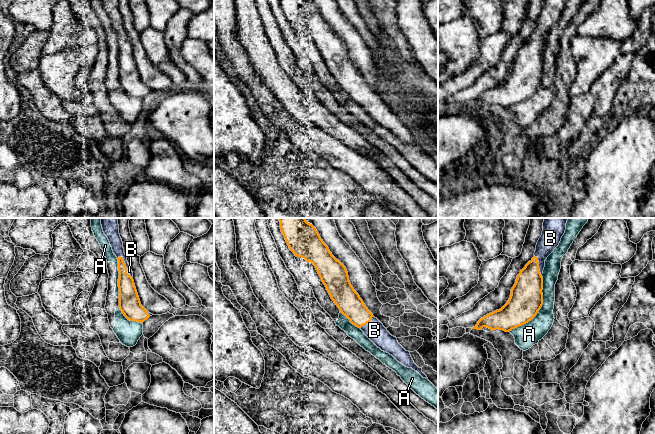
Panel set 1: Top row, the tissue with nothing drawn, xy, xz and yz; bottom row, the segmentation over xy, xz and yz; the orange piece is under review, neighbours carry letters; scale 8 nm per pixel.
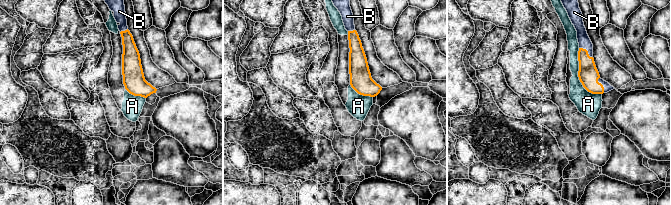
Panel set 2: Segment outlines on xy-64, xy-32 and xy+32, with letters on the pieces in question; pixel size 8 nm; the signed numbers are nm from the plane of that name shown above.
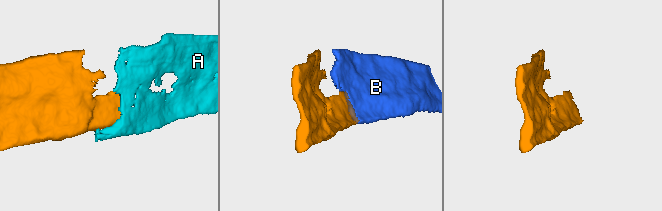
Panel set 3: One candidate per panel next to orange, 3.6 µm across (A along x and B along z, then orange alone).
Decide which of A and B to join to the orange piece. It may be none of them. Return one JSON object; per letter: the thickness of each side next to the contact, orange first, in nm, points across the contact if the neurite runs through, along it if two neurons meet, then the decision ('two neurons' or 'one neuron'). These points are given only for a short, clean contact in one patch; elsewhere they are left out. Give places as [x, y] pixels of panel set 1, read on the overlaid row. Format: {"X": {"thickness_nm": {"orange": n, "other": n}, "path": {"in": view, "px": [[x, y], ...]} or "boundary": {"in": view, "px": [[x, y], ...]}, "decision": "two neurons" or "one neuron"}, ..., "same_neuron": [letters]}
{"A": {"thickness_nm": {"orange": 260, "other": 190}, "decision": "two neurons"}, "B": {"thickness_nm": {"orange": 160, "other": 100}, "decision": "one neuron"}, "same_neuron": ["B"]}

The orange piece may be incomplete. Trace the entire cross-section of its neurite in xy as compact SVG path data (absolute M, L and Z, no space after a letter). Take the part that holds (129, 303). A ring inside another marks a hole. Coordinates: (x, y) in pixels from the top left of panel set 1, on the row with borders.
M101 218L101 225L113 253L118 259L119 308L128 320L143 323L153 314L141 305L133 280L133 272L124 253L123 242L119 234L118 218Z

